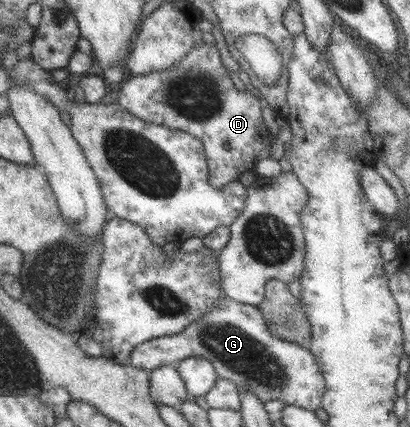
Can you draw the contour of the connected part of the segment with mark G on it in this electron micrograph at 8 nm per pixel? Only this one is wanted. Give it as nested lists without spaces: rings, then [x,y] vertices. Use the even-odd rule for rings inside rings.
[[[221,292],[221,298],[213,309],[181,334],[163,336],[138,345],[131,353],[130,364],[153,371],[163,365],[178,367],[189,357],[203,357],[213,362],[220,378],[232,380],[241,392],[253,391],[265,402],[280,400],[312,411],[323,406],[327,394],[326,376],[310,348],[283,340],[271,332],[260,306],[237,302]]]

